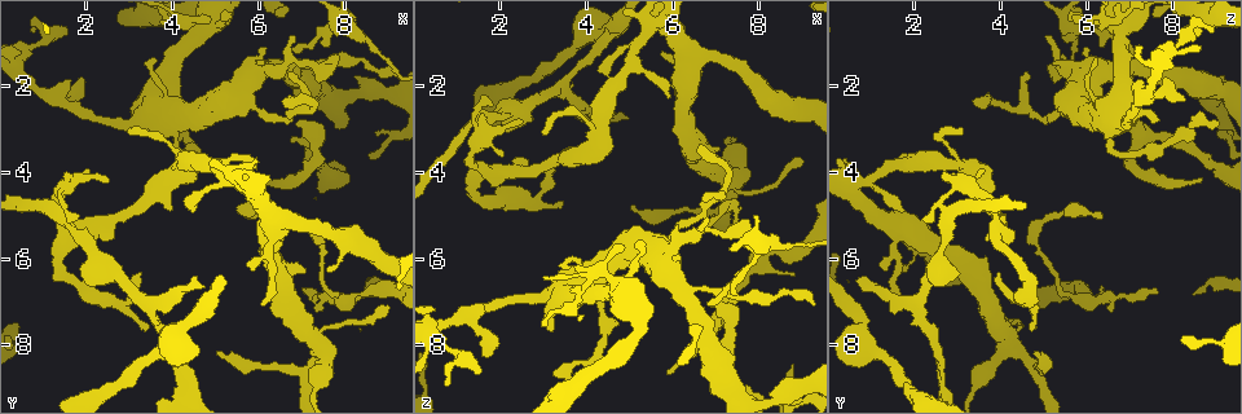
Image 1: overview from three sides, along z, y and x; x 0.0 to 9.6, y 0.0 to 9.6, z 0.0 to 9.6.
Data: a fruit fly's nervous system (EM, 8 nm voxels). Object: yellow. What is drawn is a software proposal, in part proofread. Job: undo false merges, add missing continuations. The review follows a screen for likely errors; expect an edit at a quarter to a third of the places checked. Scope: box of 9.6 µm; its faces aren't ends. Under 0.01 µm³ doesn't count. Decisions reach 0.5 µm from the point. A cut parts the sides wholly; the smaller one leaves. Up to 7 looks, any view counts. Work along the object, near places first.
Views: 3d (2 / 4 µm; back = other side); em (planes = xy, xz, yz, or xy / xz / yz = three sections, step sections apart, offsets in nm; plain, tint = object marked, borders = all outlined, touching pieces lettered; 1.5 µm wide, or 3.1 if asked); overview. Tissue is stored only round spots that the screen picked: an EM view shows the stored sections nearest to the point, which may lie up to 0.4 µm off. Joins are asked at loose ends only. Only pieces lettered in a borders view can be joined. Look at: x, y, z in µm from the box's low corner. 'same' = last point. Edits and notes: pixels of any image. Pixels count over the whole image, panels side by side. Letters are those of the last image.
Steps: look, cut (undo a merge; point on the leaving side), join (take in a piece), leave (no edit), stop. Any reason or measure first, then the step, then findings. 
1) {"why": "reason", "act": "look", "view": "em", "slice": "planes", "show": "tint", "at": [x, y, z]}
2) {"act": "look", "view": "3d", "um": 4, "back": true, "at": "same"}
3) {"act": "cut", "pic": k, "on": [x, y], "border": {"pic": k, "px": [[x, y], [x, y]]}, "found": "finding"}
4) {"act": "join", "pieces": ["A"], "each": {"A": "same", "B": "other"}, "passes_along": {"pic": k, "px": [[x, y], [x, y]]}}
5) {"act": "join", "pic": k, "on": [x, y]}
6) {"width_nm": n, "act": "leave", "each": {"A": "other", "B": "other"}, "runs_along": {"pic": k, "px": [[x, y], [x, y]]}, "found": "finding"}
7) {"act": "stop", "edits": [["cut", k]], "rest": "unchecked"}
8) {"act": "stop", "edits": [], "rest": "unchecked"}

{"why": "three arms meet", "act": "look", "view": "3d", "um": 2, "at": [3.20, 6.95, 2.10]}

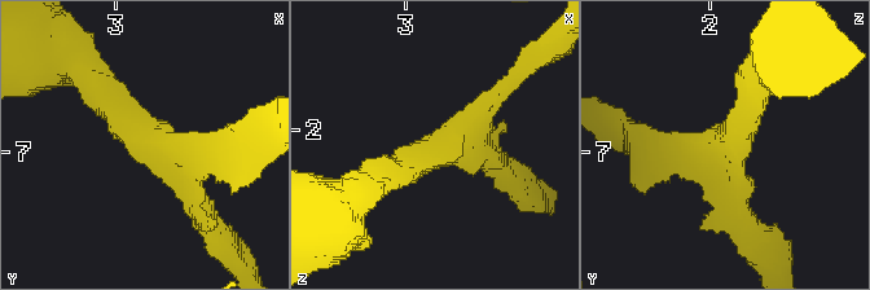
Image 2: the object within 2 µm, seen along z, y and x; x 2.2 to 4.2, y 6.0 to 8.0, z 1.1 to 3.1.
{"arms": 3, "act": "look", "view": "em", "slice": "yz", "step": 8, "show": "borders", "at": [3.26, 6.94, 2.12]}

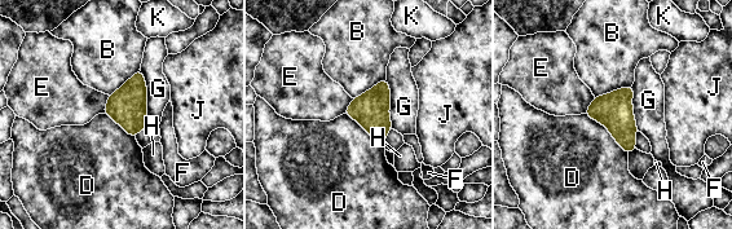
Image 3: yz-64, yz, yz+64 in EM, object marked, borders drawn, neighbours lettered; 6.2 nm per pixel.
{"width_nm": 220, "act": "leave", "each": {"B": "other", "D": "other", "E": "other", "F": "other", "G": "other", "H": "other", "J": "other", "K": "other"}, "found": "one cell here"}

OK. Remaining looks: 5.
{"why": "three arms meet", "act": "look", "view": "3d", "um": 4, "at": [4.35, 8.85, 2.70]}

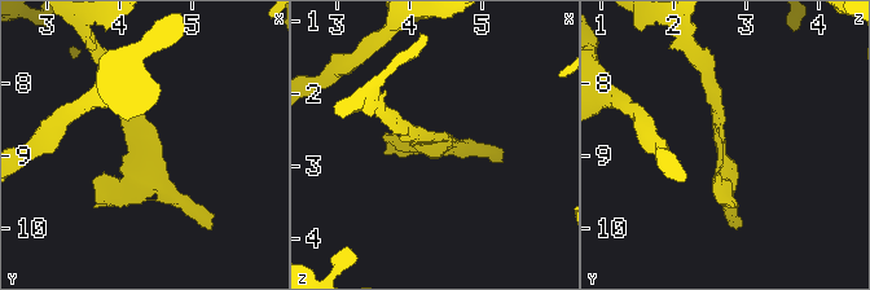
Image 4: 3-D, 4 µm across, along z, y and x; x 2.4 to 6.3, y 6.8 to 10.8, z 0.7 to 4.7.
{"arms": 3, "arm_widths_nm": [170, 200, 200], "why": "shape alone is not enough", "act": "look", "view": "em", "slice": "planes", "show": "borders", "at": [4.30, 8.85, 2.65]}

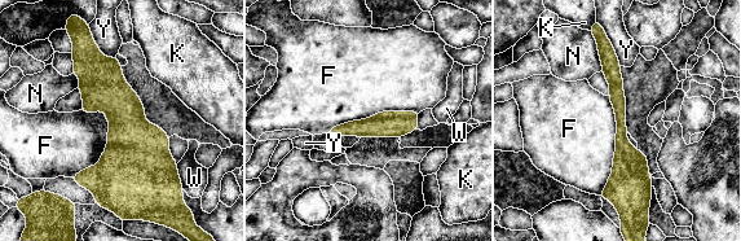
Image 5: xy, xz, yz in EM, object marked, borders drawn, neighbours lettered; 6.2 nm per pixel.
{"act": "leave", "each": {"F": "other", "K": "other", "N": "other", "W": "other", "Y": "other"}, "runs_along": {"pic": 5, "px": [[605, 44], [629, 162], [629, 197]]}, "found": "one cell here"}

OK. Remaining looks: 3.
{"why": "thin end", "act": "look", "view": "em", "slice": "planes", "show": "borders", "at": [5.90, 3.85, 2.25]}

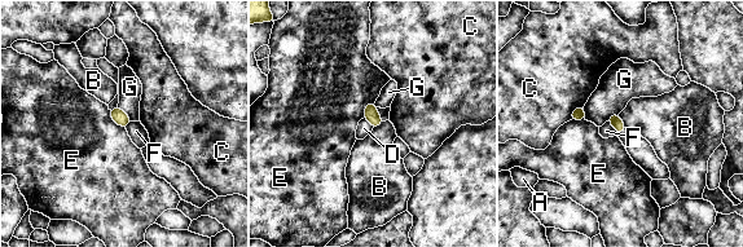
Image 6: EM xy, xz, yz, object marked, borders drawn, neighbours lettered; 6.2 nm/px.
{"act": "leave", "each": {"A": "other", "B": "other", "C": "other", "D": "other", "E": "other", "F": "other", "G": "other"}, "border": {"pic": 6, "px": [[364, 118], [373, 127]]}, "found": "none of them fits"}

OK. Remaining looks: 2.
{"act": "stop", "edits": [], "rest": "unchecked"}

